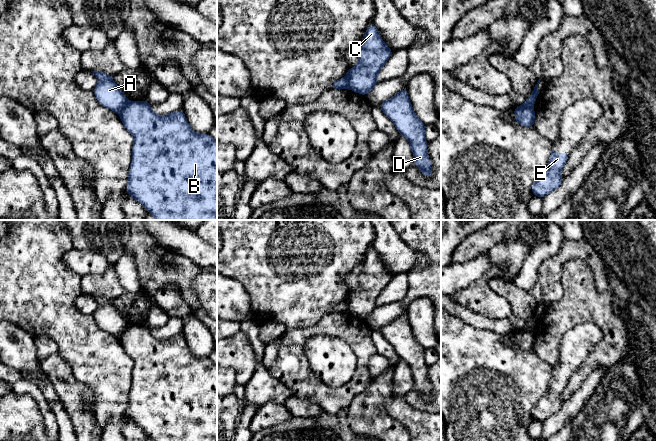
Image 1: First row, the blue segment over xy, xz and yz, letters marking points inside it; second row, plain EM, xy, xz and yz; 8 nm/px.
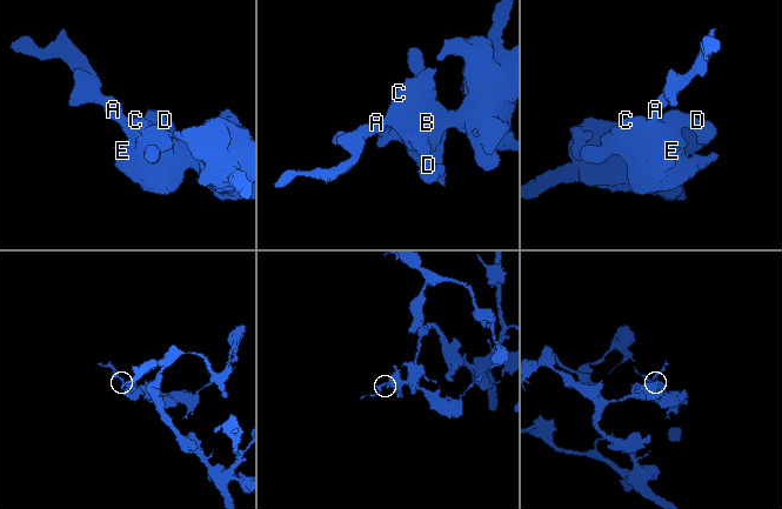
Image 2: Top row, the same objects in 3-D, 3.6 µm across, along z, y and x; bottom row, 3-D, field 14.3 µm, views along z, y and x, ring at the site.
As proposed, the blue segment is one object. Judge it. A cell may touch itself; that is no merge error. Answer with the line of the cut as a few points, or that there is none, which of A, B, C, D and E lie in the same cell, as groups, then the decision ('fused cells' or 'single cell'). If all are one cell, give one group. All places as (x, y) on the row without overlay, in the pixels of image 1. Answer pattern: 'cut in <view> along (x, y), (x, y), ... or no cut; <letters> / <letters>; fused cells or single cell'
cut in xy along (129, 325), (119, 337); A / B C D E; fused cells

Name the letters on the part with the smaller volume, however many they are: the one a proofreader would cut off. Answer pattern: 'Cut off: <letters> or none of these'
Cut off: A

